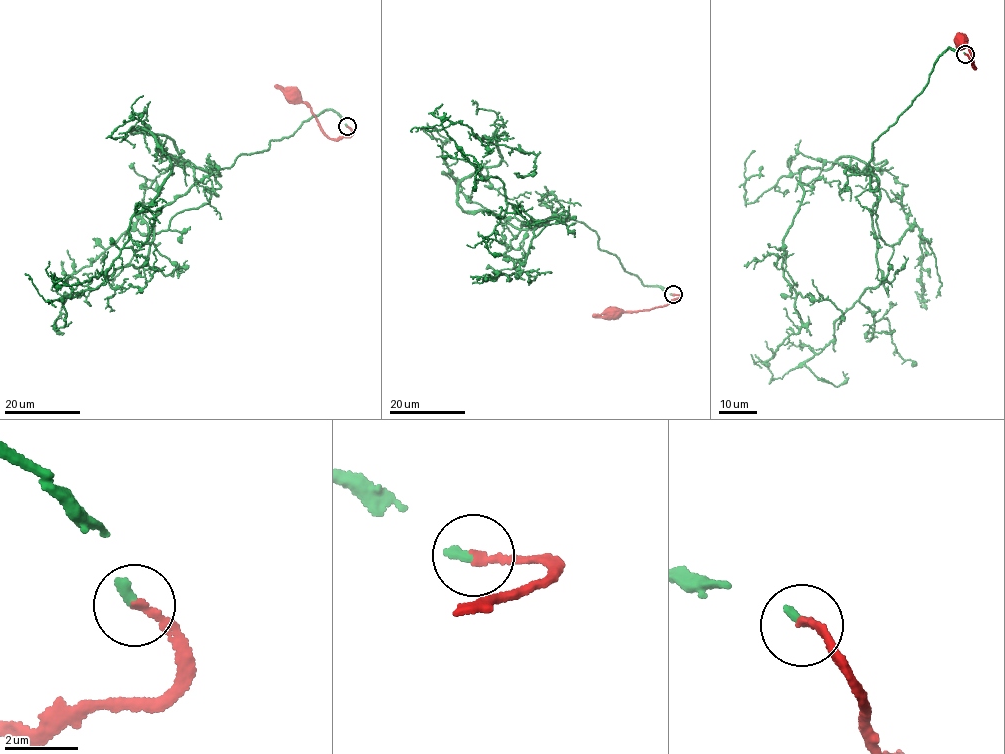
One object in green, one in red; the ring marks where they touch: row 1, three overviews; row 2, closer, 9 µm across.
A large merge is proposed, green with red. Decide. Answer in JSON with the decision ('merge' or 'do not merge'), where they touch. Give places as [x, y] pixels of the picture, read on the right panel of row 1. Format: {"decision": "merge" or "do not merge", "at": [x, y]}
{"decision": "merge", "at": [965, 54]}

